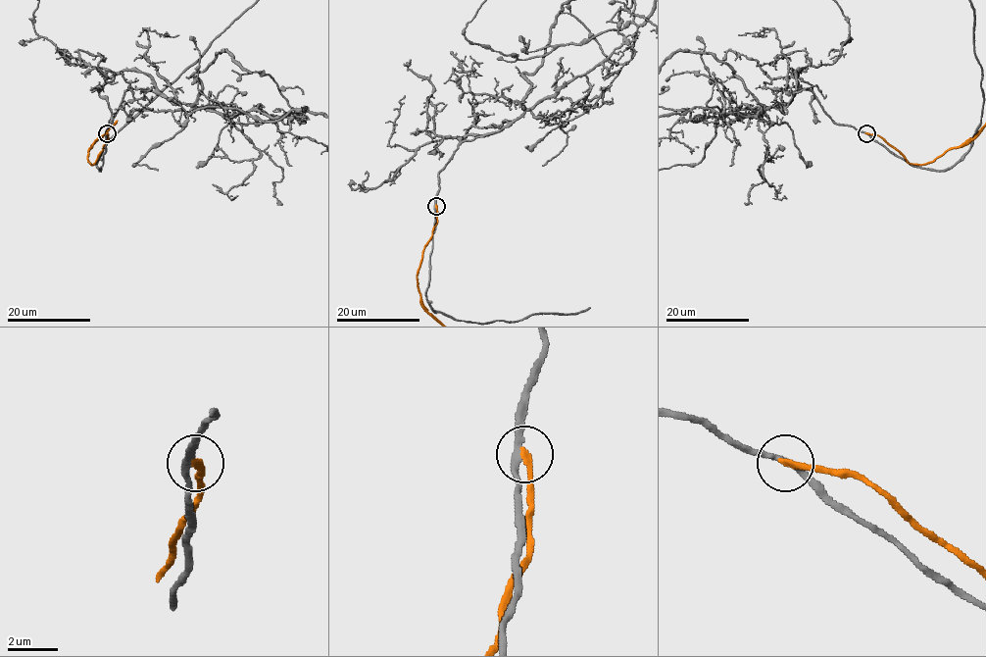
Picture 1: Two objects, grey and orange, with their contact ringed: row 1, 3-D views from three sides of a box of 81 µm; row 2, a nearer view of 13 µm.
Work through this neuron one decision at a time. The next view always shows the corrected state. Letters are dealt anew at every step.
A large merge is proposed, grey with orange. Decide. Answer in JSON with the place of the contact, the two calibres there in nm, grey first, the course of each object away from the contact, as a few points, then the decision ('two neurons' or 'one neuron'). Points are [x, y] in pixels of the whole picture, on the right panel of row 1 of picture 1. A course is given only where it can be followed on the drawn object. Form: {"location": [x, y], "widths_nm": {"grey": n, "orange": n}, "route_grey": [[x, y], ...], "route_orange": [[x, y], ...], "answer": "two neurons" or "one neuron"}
{"location": [866, 133], "widths_nm": {"grey": 220, "orange": 240}, "route_grey": [[866, 133], [936, 170], [970, 147], [982, 69], [972, 6]], "answer": "two neurons"}

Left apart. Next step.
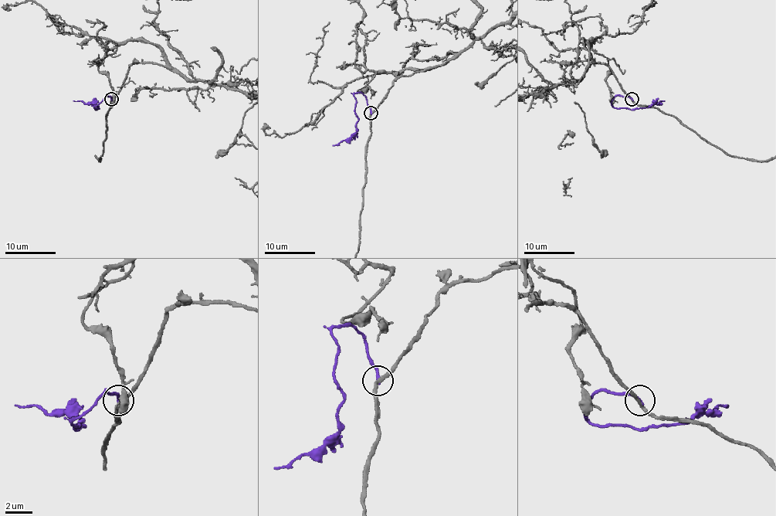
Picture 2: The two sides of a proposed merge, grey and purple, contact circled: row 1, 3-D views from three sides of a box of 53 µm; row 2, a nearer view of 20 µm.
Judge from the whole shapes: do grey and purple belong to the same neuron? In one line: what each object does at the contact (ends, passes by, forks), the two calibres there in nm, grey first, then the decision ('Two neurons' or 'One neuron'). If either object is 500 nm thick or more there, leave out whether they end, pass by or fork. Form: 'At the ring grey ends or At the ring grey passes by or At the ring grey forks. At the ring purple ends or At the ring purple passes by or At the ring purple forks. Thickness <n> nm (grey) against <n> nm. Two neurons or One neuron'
At the ring grey passes by. At the ring purple ends. Thickness 200 nm (grey) against 240 nm. Two neurons

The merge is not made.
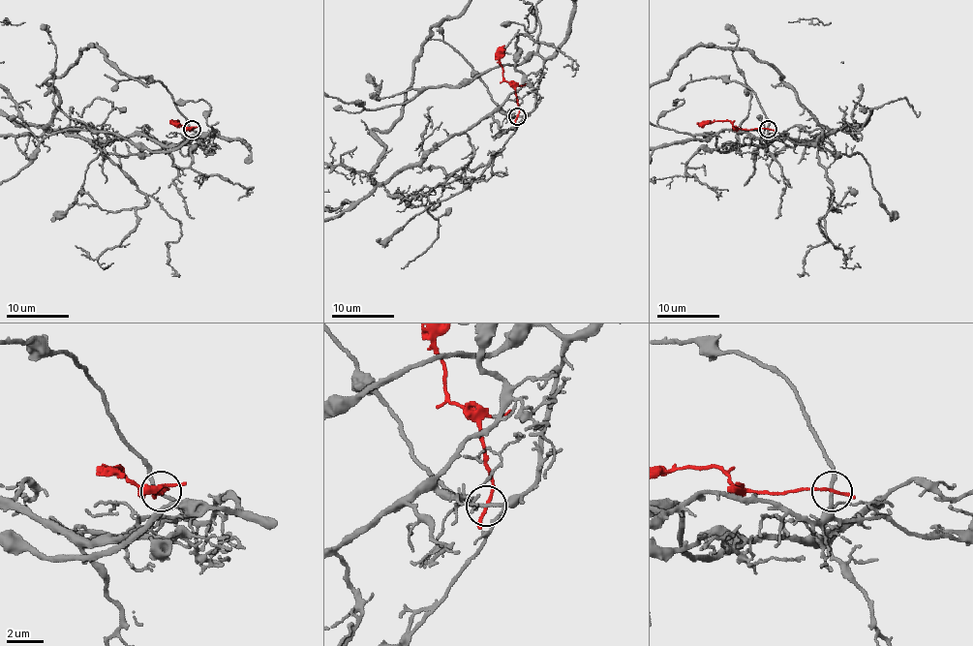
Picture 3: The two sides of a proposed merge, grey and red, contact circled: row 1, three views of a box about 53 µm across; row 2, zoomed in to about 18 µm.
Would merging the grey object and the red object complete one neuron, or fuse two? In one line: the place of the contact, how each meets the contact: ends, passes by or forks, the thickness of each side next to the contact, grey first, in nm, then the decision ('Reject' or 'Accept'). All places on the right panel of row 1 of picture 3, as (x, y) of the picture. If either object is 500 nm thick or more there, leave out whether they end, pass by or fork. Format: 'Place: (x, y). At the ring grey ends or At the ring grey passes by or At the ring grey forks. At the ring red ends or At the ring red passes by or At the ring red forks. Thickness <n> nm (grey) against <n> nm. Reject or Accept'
Place: (768, 129). At the ring grey passes by. At the ring red passes by. Thickness 190 nm (grey) against 140 nm. Reject

